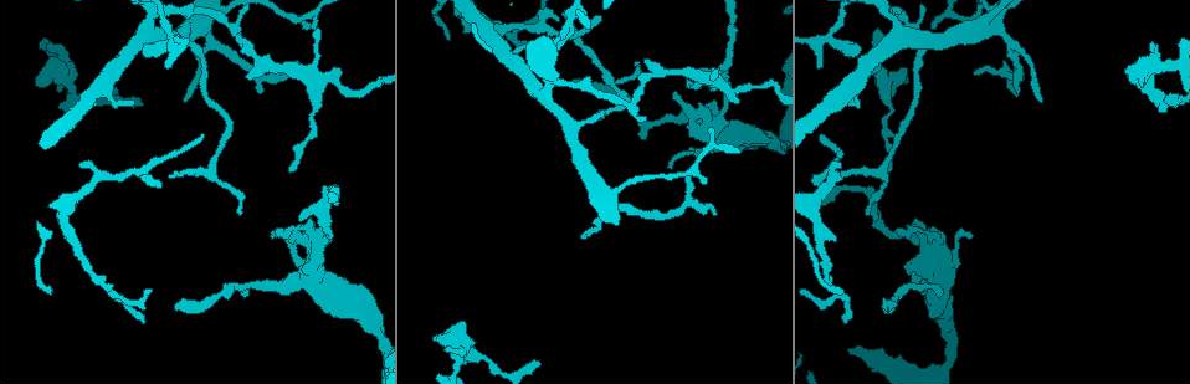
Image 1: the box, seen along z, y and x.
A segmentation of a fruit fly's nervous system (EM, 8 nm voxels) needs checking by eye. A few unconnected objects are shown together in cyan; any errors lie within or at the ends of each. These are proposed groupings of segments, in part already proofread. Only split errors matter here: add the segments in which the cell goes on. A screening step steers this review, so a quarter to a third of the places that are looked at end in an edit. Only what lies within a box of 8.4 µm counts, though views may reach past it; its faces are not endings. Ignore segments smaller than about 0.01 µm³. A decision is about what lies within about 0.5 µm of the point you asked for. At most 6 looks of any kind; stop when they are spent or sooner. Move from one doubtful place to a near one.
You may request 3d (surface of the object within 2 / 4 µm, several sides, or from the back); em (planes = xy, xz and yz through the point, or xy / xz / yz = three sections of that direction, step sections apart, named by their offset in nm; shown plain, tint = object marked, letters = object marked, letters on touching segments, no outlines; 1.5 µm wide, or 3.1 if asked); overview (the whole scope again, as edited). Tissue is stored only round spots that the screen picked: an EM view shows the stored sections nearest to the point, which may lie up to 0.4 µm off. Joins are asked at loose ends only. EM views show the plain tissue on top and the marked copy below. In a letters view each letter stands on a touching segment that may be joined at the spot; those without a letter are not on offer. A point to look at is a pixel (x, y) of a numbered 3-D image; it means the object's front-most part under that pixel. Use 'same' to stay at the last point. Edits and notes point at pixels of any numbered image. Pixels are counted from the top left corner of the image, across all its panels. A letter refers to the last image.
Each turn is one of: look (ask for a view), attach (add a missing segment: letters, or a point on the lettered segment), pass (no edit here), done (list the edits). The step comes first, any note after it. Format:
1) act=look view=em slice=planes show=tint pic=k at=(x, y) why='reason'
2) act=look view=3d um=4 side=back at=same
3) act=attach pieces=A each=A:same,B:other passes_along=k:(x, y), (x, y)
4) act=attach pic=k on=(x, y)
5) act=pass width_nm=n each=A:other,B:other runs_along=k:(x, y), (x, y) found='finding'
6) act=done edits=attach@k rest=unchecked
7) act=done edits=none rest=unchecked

act=look view=3d um=2 pic=1 at=(176, 310) why='thin end'

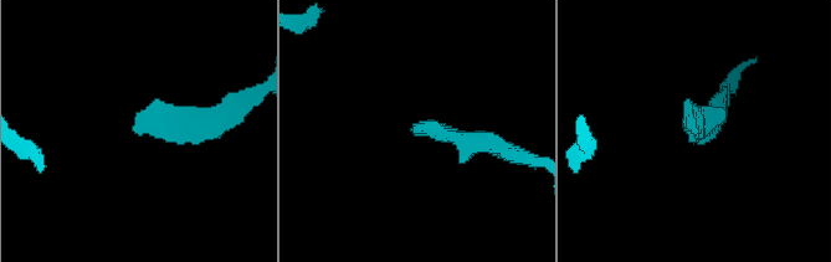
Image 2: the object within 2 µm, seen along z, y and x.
act=look view=em slice=planes show=letters pic=2 at=(134, 131) why='need the tissue'

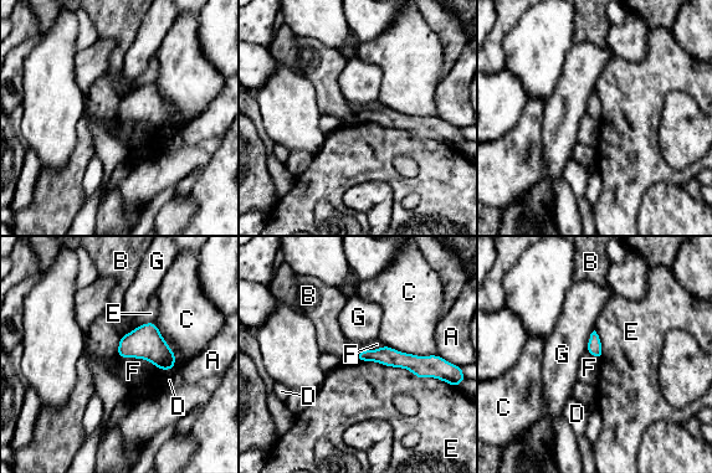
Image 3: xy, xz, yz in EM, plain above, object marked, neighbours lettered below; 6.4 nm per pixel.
act=pass longest_contact=E:550nm each=A:other,B:other,C:other,D:other,E:other,F:other,G:other border=3:(117, 354), (147, 359), (159, 370) found='no lettered segment goes on from it'

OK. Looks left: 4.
act=look view=3d um=2 pic=1 at=(638, 61) why='tapers out'

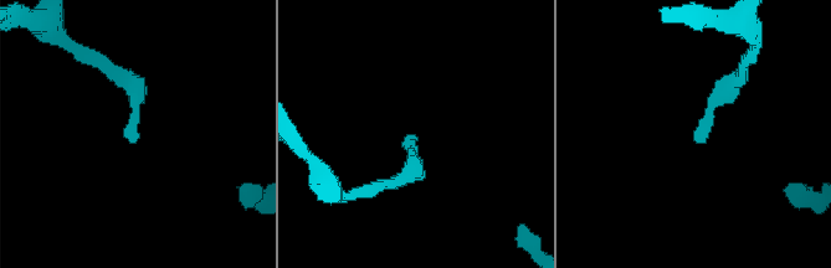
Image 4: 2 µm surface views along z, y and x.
act=look view=em slice=planes show=letters pic=4 at=(695, 139)

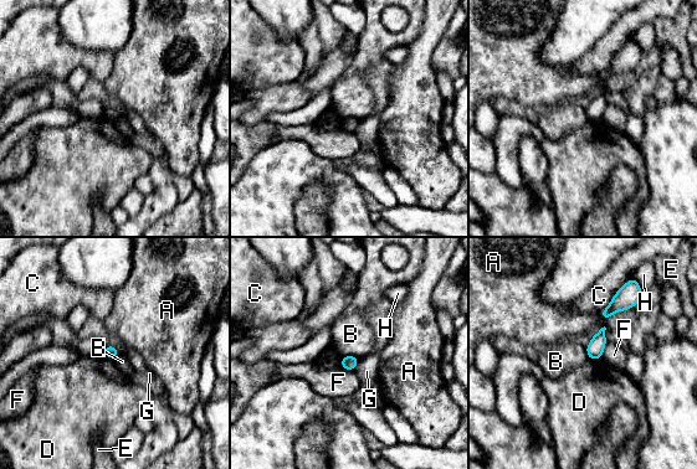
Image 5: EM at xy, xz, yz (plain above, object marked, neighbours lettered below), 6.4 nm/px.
act=pass each=A:other,B:other,C:other,D:other,E:other,F:other,G:other,H:other found='no lettered segment goes on from it'

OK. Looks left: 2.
act=look view=em slice=yz step=8 show=letters pic=1 at=(933, 26) why='an open end'

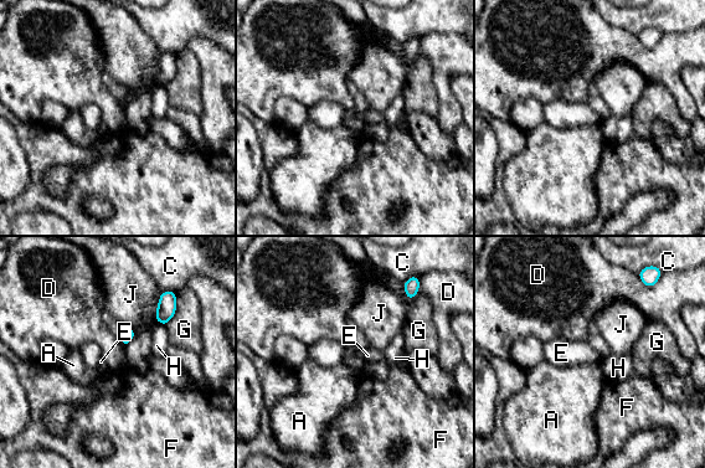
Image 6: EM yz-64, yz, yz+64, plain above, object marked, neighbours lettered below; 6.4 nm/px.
act=pass each=A:other,C:other,D:other,E:other,F:other,G:other,H:other,J:other border=6:(404, 288), (408, 299), (415, 297) found='no lettered segment goes on from it'

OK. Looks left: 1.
act=done edits=none rest=unchecked

